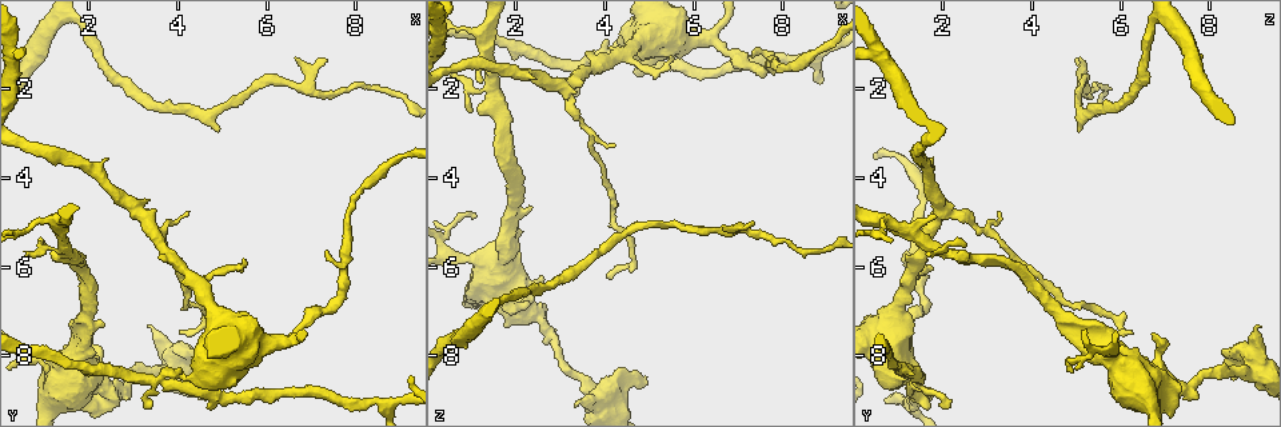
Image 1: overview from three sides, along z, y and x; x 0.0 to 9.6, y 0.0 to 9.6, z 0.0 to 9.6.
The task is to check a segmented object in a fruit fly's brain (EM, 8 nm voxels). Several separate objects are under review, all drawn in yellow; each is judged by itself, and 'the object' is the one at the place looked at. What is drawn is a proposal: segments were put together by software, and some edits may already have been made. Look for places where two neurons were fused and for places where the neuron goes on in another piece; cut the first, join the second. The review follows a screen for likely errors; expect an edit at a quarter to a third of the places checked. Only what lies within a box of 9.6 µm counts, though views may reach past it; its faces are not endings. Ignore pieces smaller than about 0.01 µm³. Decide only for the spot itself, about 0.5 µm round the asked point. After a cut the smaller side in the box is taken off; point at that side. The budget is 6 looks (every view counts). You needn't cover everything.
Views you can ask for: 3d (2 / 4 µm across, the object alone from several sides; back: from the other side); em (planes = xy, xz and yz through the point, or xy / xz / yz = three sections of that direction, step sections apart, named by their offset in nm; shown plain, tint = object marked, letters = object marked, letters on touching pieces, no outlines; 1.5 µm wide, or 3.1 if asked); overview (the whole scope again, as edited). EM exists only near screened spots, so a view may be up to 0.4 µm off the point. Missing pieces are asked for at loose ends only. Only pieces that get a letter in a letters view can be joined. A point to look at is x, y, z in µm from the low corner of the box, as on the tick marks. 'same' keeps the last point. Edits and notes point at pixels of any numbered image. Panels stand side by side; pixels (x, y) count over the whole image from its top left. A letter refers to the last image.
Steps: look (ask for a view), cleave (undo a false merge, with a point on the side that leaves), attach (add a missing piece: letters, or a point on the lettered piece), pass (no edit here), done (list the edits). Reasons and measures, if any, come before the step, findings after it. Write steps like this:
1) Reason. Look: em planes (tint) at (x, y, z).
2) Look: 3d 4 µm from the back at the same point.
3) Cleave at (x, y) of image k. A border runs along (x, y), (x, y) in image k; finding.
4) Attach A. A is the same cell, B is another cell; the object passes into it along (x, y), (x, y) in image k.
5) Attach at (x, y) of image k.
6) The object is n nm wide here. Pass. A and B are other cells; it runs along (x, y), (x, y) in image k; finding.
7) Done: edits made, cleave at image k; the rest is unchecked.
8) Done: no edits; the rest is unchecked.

Sudden change in width. Look: em yz step 4 (tint) at (3.45, 8.60, 1.40).

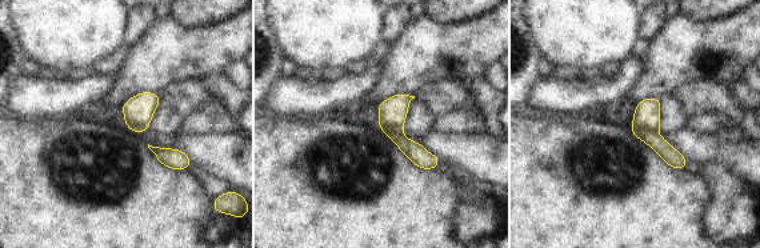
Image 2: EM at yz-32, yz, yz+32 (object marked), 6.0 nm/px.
Look: em planes (tint) at the same point.

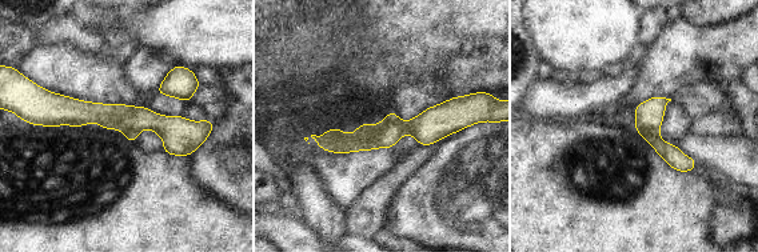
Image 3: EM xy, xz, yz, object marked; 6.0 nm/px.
See the neighbours. Look: em planes (letters) at the same point.

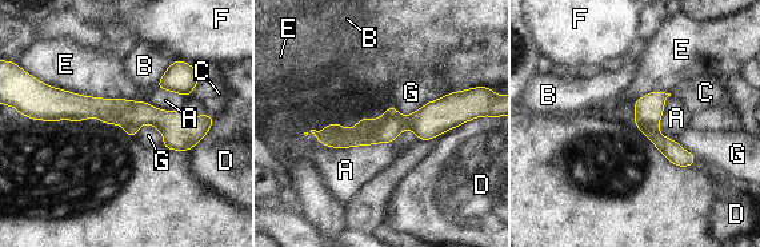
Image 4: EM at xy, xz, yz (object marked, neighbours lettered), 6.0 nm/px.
Cleave at (648, 110) of image 4. A, B, C, D, E, F and G are other cells; the part that leaves runs along (46, 114), (103, 108), (206, 127) in image 4; a second neuron is stuck on.

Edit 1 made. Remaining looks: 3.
An open end. Look: 3d 2 µm at (1.05, 8.40, 4.80).

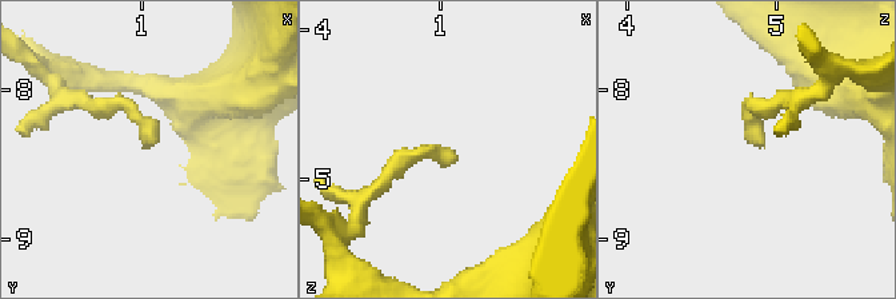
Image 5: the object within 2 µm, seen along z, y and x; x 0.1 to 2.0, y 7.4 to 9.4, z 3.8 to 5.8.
Need the tissue. Look: em yz step 8 (plain) at (1.10, 8.36, 4.84).

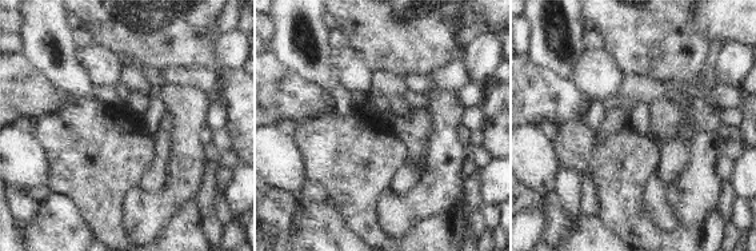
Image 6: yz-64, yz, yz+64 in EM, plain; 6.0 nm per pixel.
What lies round it. Look: em yz step 8 (letters) at the same point.

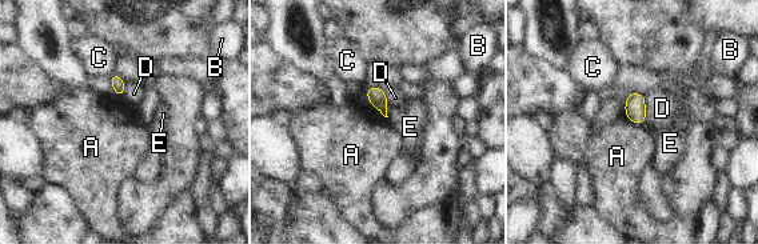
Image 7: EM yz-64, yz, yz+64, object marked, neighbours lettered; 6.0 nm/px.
The longest contact is with D, 190 nm. Pass. A, B, C, D and E are other cells; a border runs along (645, 95), (645, 123), (642, 126) in image 7; no lettered piece goes on from it.

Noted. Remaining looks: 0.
Done: edits made, cleave at image 4; the rest is unchecked.

